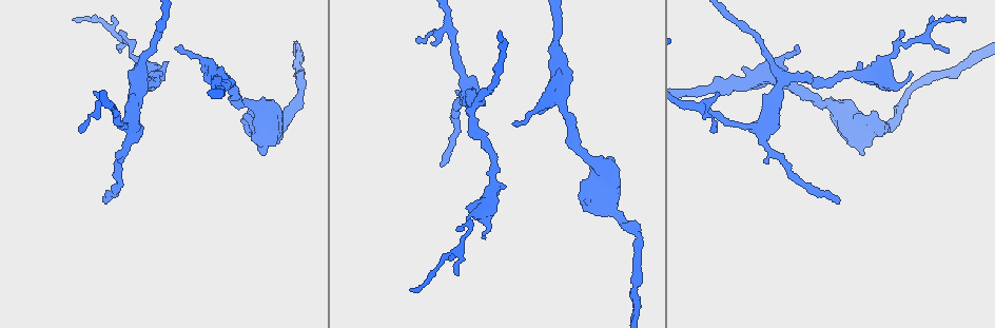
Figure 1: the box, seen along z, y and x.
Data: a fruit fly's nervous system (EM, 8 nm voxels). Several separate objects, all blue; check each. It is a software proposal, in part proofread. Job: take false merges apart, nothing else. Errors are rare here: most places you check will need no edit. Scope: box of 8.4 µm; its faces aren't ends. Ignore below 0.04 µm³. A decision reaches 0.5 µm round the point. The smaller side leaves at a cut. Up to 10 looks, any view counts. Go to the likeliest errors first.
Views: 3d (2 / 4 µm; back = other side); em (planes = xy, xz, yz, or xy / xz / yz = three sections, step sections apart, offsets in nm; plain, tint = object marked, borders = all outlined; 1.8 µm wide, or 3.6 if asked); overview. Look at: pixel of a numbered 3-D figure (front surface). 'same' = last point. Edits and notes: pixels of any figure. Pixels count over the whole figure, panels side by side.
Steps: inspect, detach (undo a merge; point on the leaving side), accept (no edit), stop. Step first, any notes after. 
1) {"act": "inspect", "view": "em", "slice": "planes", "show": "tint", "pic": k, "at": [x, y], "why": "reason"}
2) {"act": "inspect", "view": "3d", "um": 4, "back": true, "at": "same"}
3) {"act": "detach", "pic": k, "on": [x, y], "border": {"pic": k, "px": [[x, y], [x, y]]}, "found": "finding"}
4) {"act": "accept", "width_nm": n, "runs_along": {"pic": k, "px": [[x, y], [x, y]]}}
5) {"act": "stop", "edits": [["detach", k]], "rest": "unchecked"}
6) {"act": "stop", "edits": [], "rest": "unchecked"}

{"act": "inspect", "view": "3d", "um": 2, "pic": 1, "at": [770, 78]}

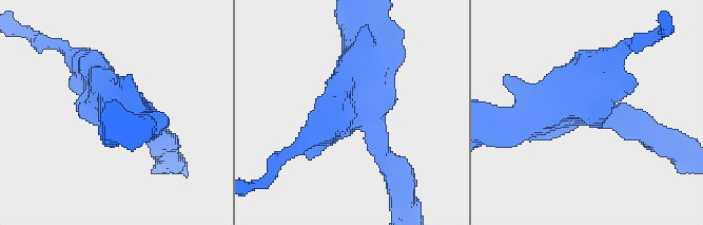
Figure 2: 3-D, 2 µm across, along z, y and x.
{"act": "inspect", "view": "em", "slice": "planes", "show": "tint", "pic": 2, "at": [585, 107]}

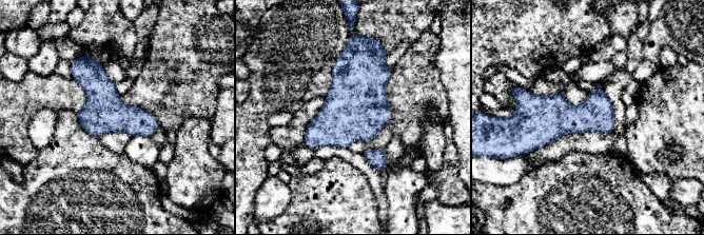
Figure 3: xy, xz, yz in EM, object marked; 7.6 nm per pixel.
{"act": "accept", "found": "one neuron here"}

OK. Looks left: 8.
{"act": "inspect", "view": "3d", "um": 4, "pic": 1, "at": [588, 155], "why": "sudden change in width"}

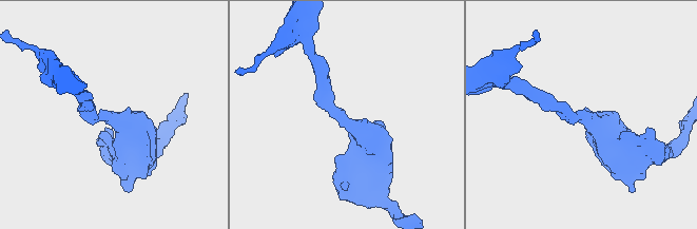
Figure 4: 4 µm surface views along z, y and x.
{"act": "inspect", "view": "em", "slice": "planes", "show": "tint", "pic": 4, "at": [107, 116], "arm_widths_nm": [220, 550]}

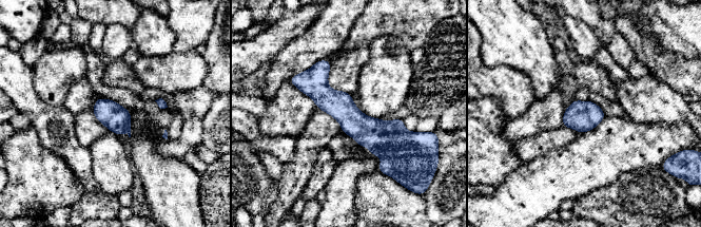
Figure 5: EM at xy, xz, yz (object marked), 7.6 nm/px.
{"act": "accept", "runs_along": {"pic": 5, "px": [[295, 82], [366, 131], [408, 137]]}, "found": "continuous, no second neuron"}

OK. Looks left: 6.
{"act": "inspect", "view": "em", "slice": "planes", "show": "tint", "pic": 1, "at": [113, 109], "why": "abrupt turn"}

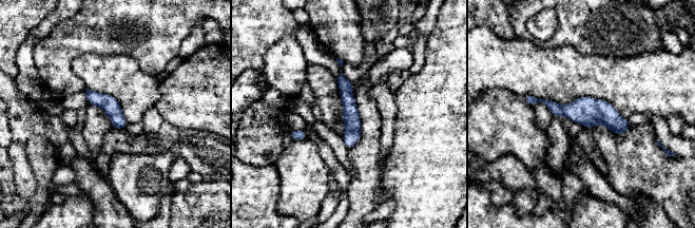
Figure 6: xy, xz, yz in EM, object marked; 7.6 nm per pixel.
{"act": "accept", "runs_along": {"pic": 6, "px": [[527, 97], [625, 126]]}, "found": "one neuron here"}

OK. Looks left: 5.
{"act": "inspect", "view": "3d", "um": 2, "pic": 1, "at": [784, 82], "why": "three arms meet"}

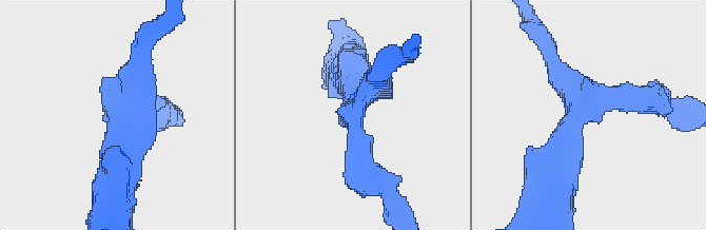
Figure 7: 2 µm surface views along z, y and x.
{"act": "inspect", "view": "em", "slice": "xy", "step": 16, "show": "tint", "pic": 7, "at": [351, 109], "arms": 3, "arm_widths_nm": [170, 220, 380], "why": "need the tissue"}

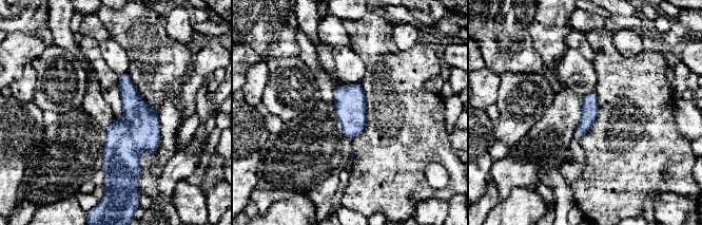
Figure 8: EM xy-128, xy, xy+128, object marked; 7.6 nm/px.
{"act": "accept", "width_nm": 80, "found": "continuous, no second neuron"}

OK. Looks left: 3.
{"act": "stop", "edits": [], "rest": "unchecked"}

